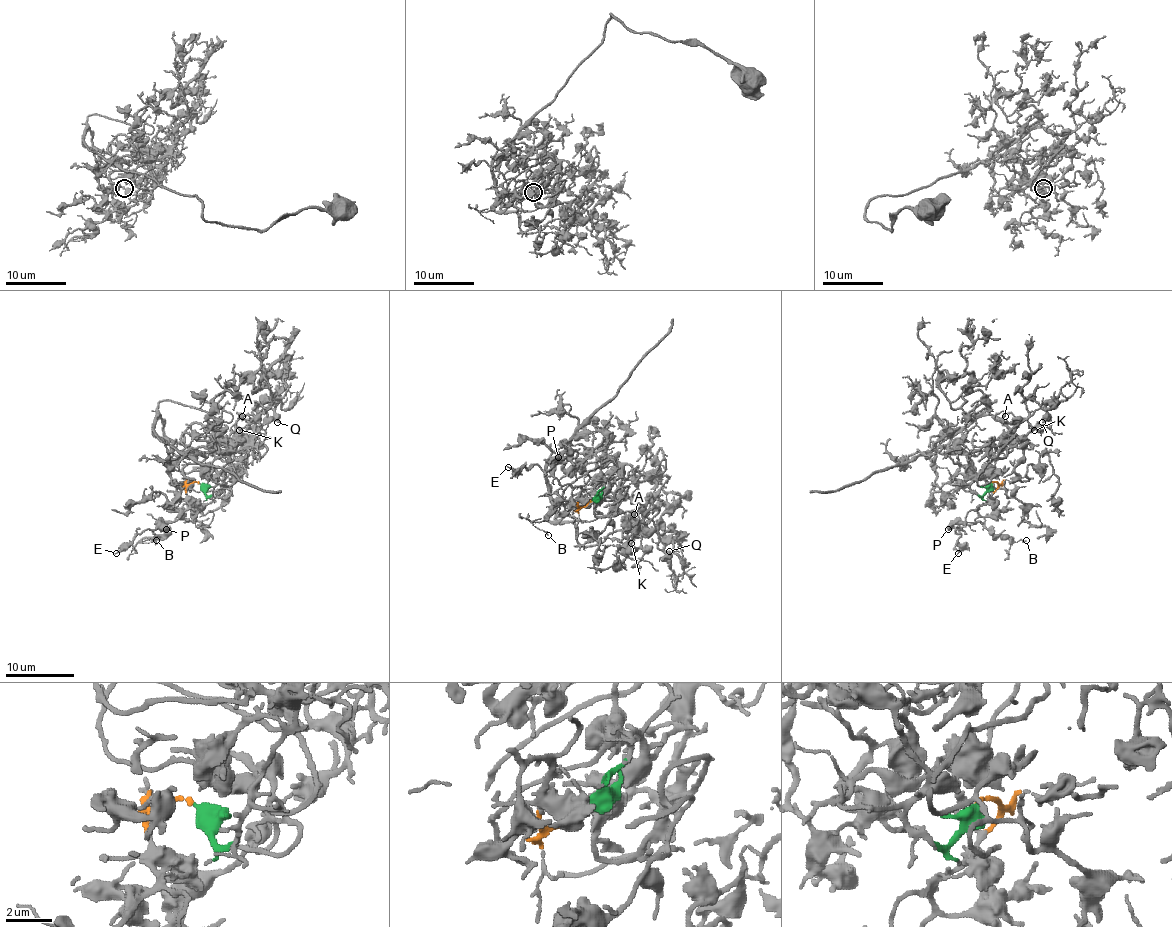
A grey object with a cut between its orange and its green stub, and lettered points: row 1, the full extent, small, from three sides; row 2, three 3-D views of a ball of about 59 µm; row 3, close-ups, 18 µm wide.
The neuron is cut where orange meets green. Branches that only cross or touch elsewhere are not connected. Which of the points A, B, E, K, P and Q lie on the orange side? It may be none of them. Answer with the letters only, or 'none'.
B, E, P

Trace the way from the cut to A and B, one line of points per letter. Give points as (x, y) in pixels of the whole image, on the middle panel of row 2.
A: (591, 501), (605, 478), (600, 492), (584, 489), (564, 504), (562, 520), (586, 547), (634, 514)
B: (591, 501), (579, 506), (581, 489), (567, 484), (557, 492), (552, 511), (533, 523), (548, 535)

